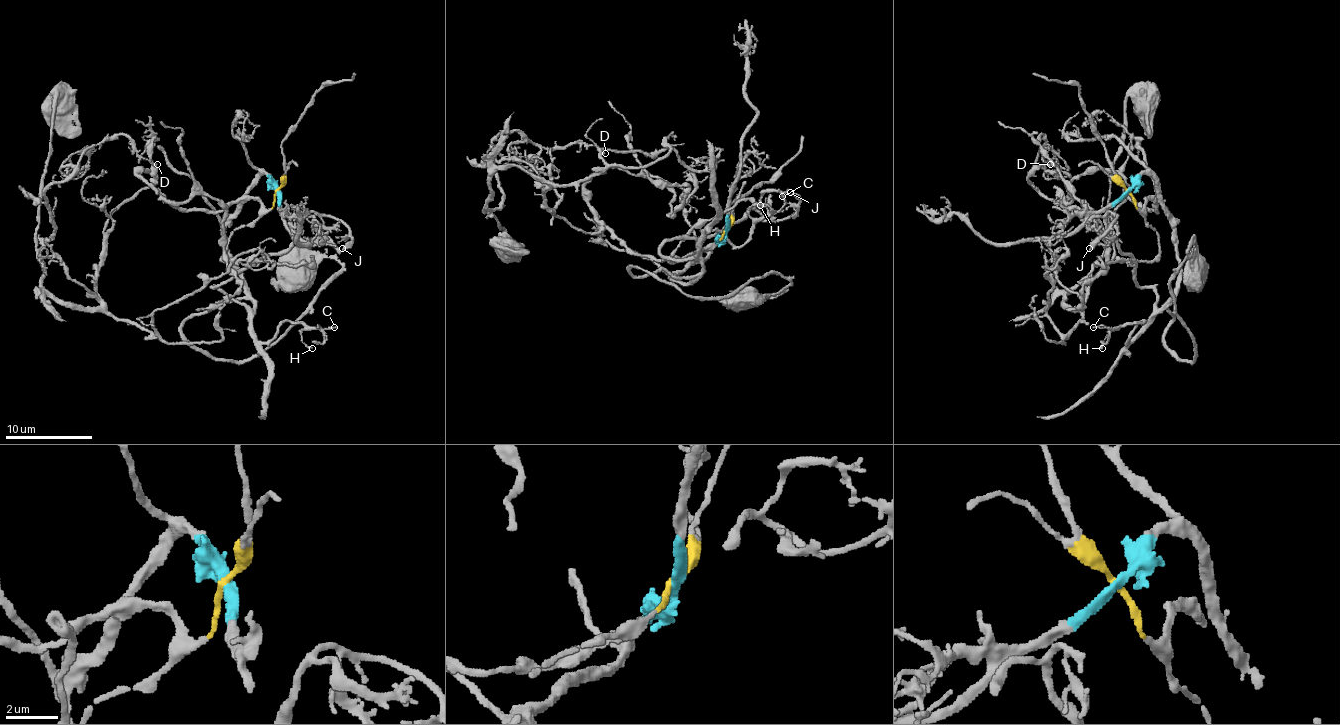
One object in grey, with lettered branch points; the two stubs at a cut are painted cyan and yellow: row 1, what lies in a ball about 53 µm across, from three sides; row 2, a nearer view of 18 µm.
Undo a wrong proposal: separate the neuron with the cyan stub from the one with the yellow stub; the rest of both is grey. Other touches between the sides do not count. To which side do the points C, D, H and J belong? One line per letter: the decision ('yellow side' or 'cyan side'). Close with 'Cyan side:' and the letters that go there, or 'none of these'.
C: cyan side
D: yellow side
H: cyan side
J: cyan side
Cyan side: C, H, J

